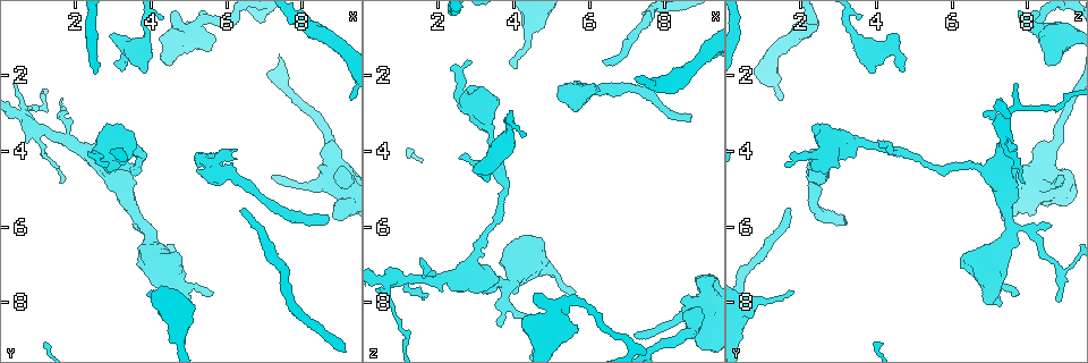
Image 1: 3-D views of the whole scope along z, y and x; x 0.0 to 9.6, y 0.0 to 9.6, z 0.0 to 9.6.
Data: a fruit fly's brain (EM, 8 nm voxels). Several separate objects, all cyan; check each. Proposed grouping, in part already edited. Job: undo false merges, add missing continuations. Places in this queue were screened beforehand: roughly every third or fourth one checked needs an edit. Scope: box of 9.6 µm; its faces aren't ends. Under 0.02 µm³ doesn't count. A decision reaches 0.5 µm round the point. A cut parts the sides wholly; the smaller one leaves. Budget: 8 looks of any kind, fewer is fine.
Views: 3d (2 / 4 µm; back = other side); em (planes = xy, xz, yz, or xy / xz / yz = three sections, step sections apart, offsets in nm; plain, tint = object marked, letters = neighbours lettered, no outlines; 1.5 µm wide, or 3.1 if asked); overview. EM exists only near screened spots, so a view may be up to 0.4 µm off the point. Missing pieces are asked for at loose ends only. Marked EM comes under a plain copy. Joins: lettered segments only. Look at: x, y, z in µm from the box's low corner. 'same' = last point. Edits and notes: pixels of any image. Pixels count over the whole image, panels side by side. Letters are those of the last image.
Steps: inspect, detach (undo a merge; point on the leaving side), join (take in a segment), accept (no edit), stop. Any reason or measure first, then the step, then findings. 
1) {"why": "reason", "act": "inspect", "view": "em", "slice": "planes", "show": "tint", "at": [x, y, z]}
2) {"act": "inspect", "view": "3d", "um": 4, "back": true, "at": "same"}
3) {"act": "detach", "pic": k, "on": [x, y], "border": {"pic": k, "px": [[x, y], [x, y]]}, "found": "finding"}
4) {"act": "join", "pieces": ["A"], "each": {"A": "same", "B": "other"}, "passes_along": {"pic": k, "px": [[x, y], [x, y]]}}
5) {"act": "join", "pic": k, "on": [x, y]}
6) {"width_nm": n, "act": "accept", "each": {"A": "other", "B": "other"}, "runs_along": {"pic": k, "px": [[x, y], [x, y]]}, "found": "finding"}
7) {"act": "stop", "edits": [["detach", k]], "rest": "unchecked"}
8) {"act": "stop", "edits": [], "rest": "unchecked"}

{"why": "branch stops here", "act": "inspect", "view": "3d", "um": 4, "at": [3.25, 1.90, 4.70]}

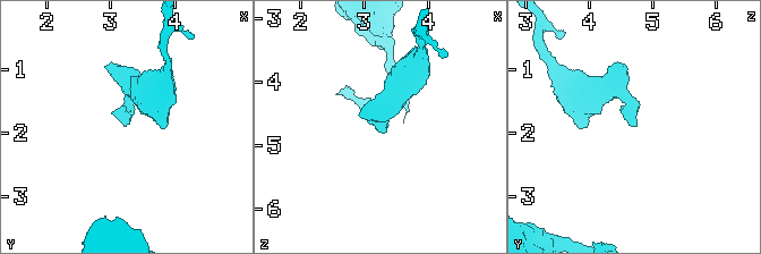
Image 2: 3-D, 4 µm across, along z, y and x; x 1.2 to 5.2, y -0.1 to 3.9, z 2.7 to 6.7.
{"act": "inspect", "view": "em", "slice": "xy", "step": 8, "show": "letters", "at": [3.20, 1.90, 4.70]}

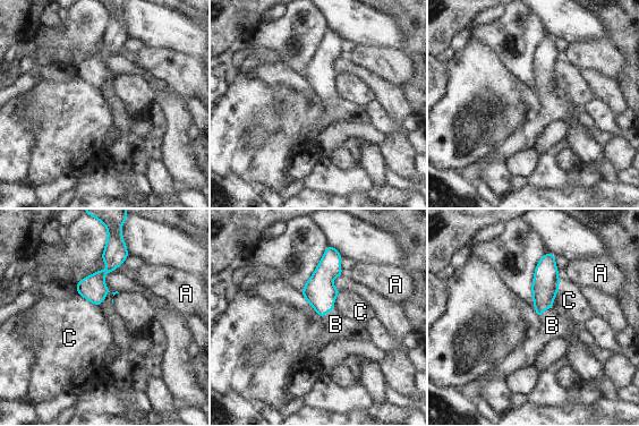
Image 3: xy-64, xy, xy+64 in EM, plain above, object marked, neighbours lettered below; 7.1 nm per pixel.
{"act": "inspect", "view": "em", "slice": "planes", "show": "letters", "at": "same"}

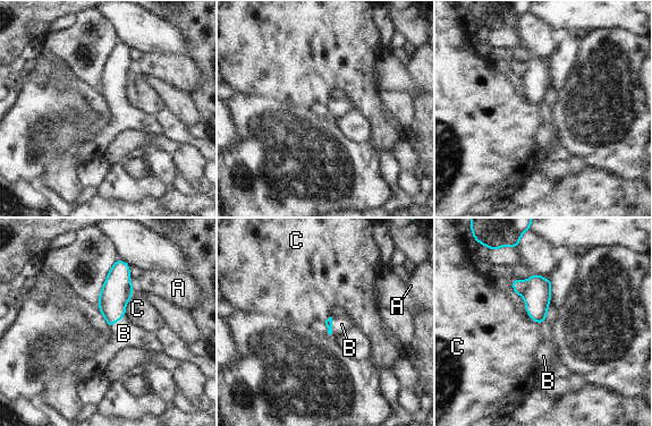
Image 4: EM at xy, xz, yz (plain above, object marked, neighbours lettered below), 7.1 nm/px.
{"longest_contact_nm": ["B", 160], "act": "join", "pieces": ["B"], "each": {"A": "other", "B": "same", "C": "other"}, "found": "it goes on there"}

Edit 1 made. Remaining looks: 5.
{"why": "an open end", "act": "inspect", "view": "3d", "um": 2, "at": [6.40, 5.60, 1.65]}

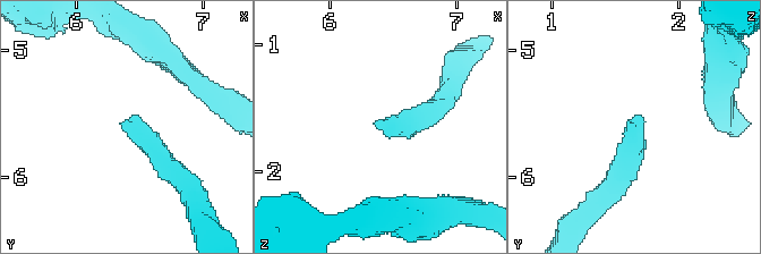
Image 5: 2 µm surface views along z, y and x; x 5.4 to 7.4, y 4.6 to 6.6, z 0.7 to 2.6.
{"why": "need the tissue", "act": "inspect", "view": "em", "slice": "planes", "show": "letters", "at": [6.36, 5.60, 1.60]}

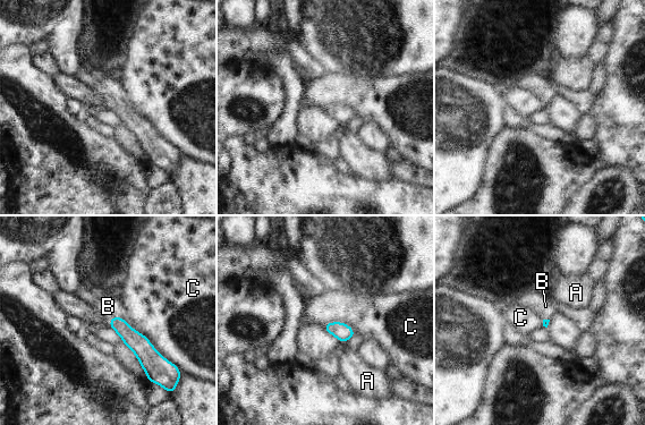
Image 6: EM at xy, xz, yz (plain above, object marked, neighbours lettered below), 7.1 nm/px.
{"longest_contact_nm": ["C", 500], "act": "join", "pieces": ["B"], "each": {"A": "other", "B": "same", "C": "other"}, "found": "it goes on there"}

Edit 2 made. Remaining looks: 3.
{"why": "branch stops here", "act": "inspect", "view": "em", "slice": "xz", "step": 4, "show": "tint", "at": [8.65, 5.80, 3.00]}

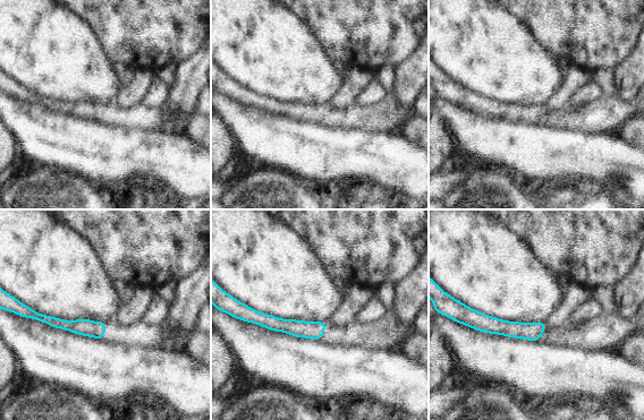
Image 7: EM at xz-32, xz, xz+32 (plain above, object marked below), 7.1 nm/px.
{"why": "another direction", "act": "inspect", "view": "em", "slice": "planes", "show": "letters", "at": "same"}

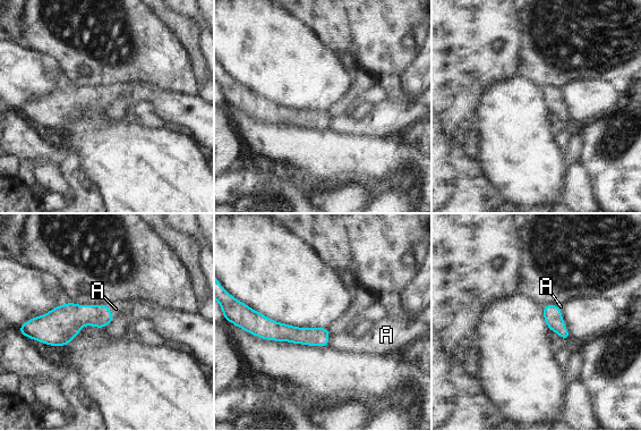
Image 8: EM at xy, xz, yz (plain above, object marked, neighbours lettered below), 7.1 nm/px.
{"width_nm": 130, "act": "join", "pieces": ["A"], "each": {"A": "same"}, "passes_along": {"pic": 8, "px": [[310, 336], [327, 340], [347, 340]]}, "found": "the neuron continues"}

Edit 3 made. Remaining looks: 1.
{"act": "stop", "edits": [["join", 4], ["join", 6], ["join", 8]], "rest": "unchecked"}

